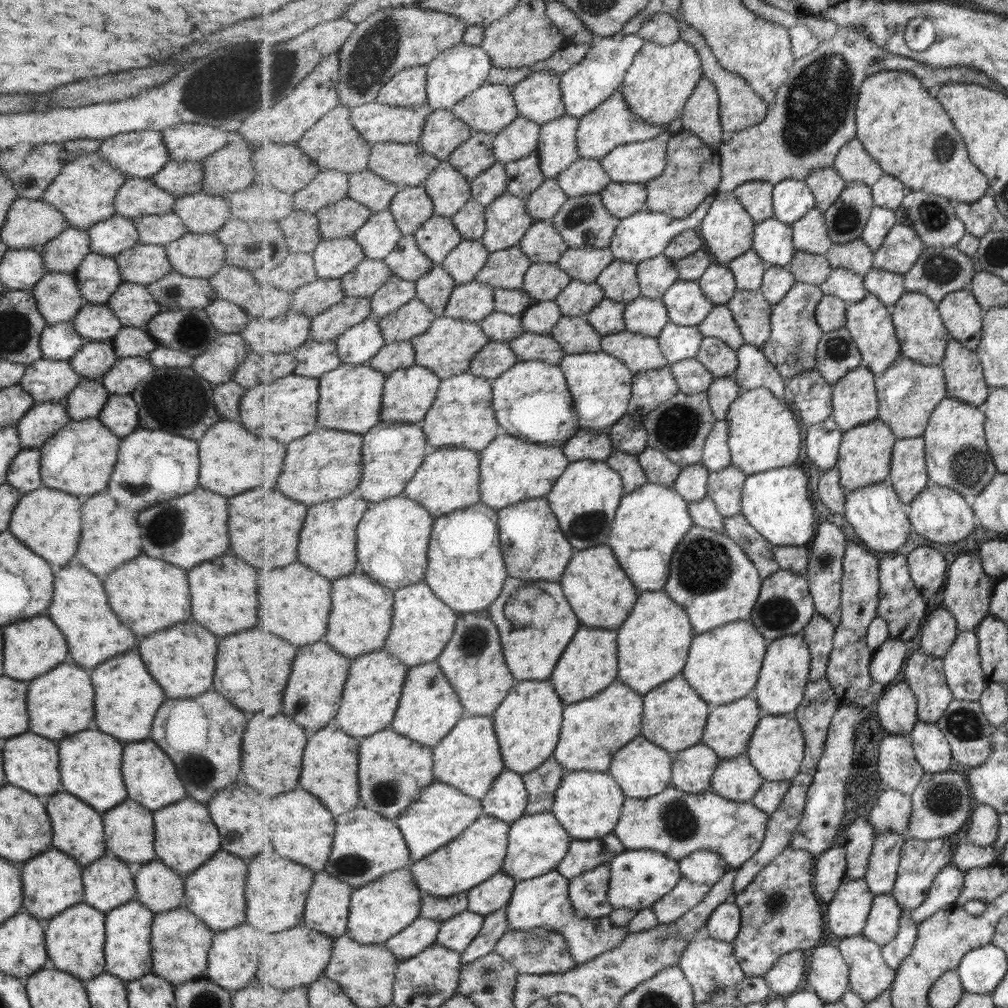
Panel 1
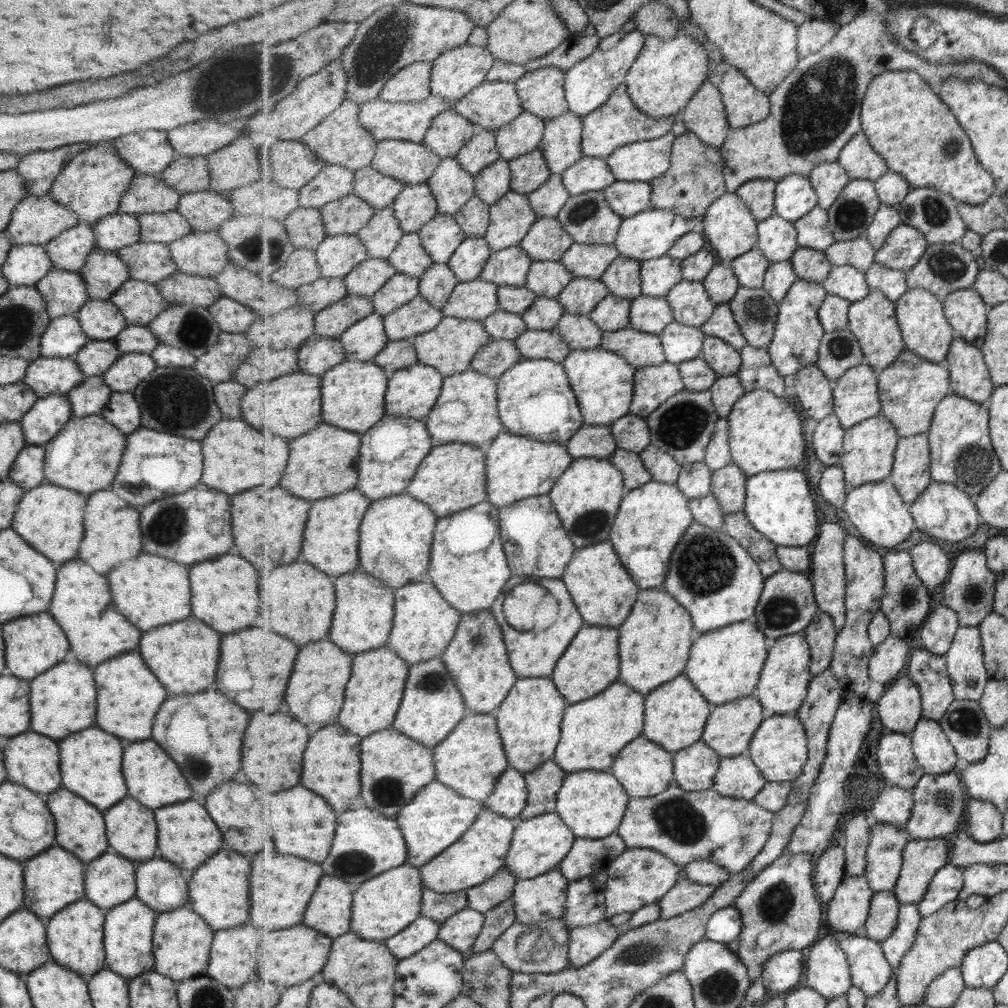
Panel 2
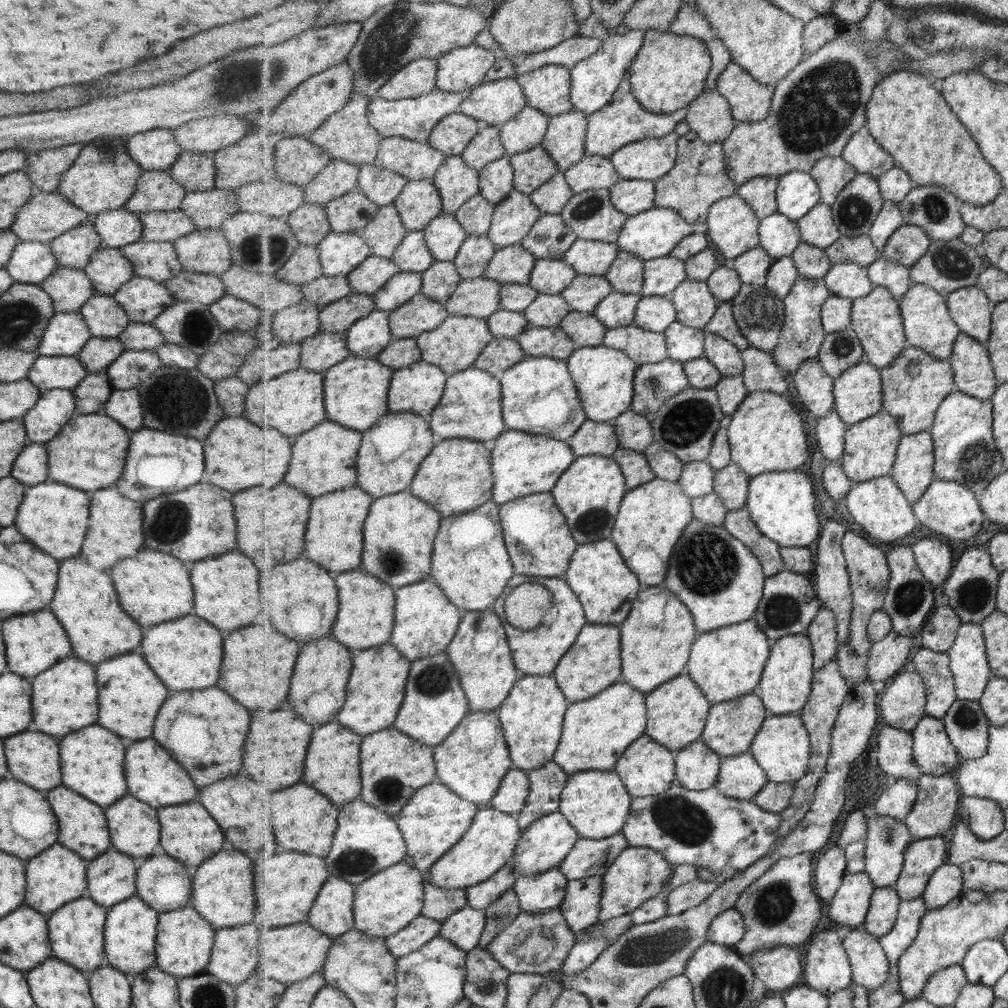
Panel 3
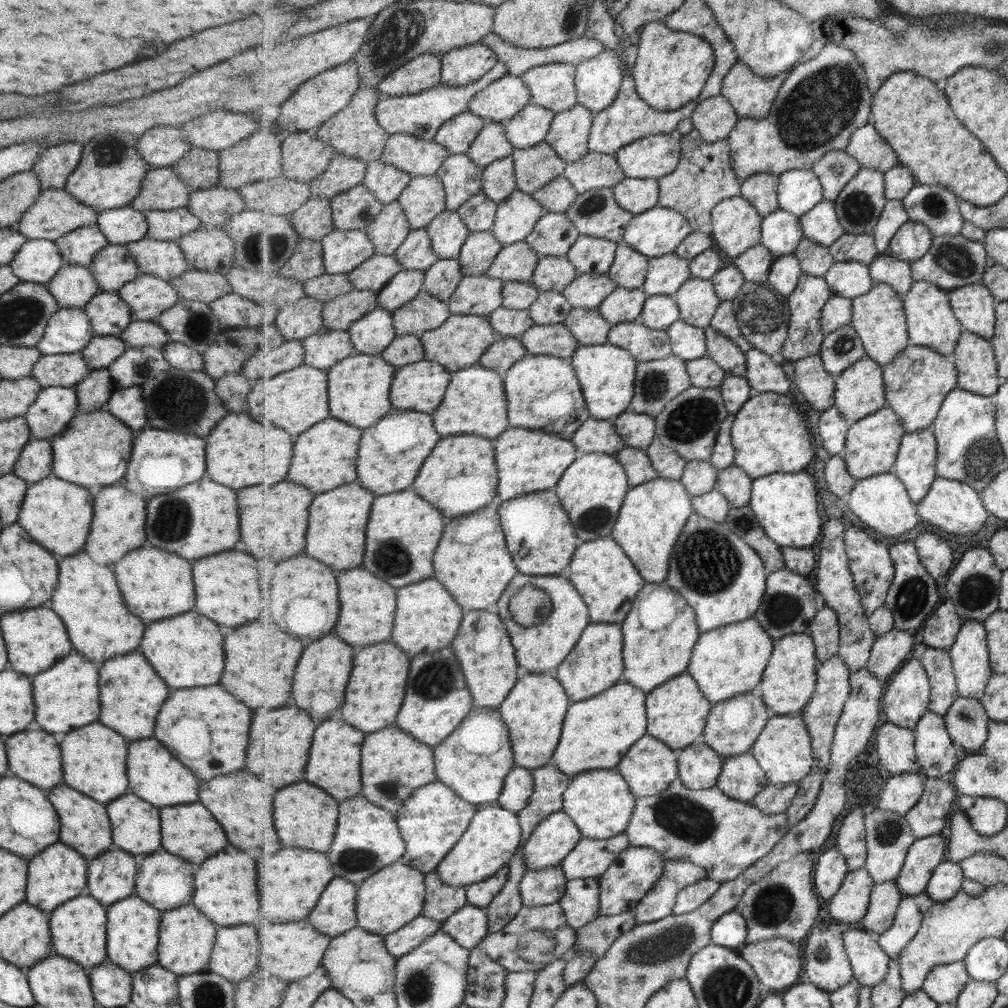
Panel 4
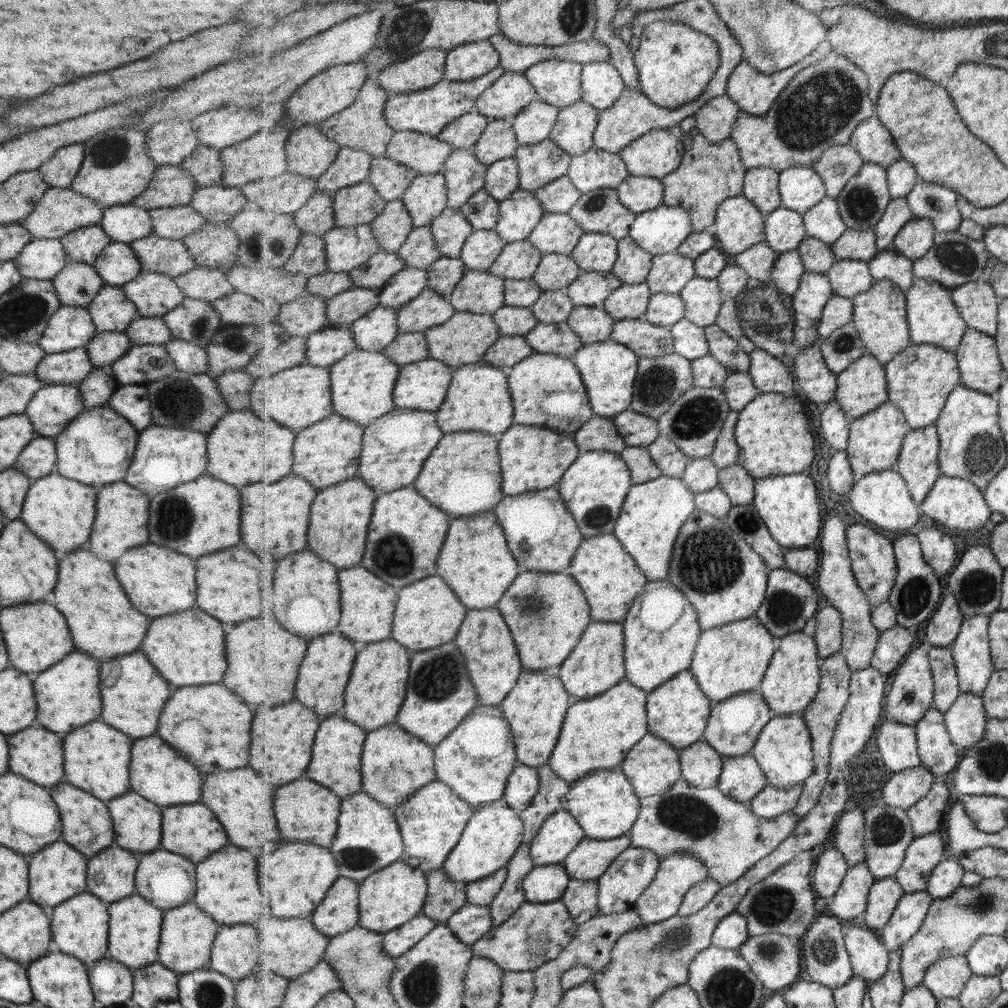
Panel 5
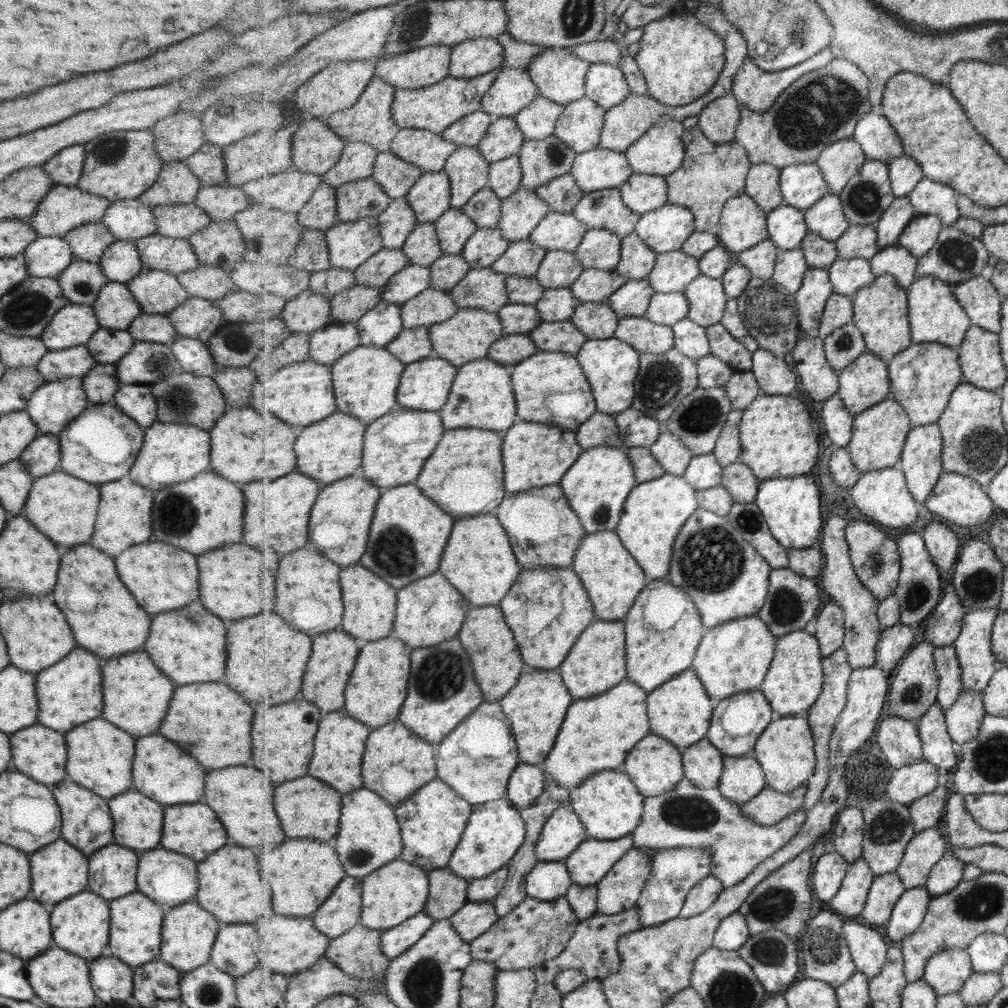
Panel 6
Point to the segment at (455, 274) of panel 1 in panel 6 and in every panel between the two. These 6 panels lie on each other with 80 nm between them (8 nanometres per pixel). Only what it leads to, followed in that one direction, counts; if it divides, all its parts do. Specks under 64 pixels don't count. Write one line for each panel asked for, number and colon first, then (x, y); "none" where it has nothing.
2: (469, 260)
3: (474, 256)
4: (481, 248)
5: (483, 247)
6: (487, 245)

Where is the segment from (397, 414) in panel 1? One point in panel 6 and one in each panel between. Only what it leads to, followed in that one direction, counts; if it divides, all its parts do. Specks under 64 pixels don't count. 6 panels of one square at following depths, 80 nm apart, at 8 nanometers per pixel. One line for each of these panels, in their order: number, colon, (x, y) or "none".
2: (412, 392)
3: (418, 389)
4: (421, 386)
5: (423, 385)
6: (426, 385)

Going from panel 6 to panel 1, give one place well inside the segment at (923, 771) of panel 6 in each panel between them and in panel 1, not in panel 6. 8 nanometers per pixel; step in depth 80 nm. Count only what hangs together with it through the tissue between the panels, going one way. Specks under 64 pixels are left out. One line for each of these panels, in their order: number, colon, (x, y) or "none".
1: (893, 812)
2: (896, 805)
3: (899, 799)
4: (902, 794)
5: (904, 789)

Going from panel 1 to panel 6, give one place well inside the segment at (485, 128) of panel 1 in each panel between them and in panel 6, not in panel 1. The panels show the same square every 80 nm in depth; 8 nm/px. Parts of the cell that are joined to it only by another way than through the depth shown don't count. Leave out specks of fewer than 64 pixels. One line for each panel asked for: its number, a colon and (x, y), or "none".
2: (493, 105)
3: (496, 103)
4: (502, 100)
5: (510, 95)
6: (514, 90)

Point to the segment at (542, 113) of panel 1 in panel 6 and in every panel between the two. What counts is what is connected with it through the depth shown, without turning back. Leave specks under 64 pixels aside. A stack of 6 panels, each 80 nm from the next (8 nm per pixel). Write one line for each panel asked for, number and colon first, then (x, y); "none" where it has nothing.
2: (543, 91)
3: (548, 89)
4: (555, 86)
5: (559, 83)
6: (561, 75)

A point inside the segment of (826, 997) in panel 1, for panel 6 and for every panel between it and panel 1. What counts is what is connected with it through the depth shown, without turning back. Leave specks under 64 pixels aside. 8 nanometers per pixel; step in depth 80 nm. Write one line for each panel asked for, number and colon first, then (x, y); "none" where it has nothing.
2: (829, 971)
3: (828, 970)
4: (827, 964)
5: (826, 957)
6: (827, 957)

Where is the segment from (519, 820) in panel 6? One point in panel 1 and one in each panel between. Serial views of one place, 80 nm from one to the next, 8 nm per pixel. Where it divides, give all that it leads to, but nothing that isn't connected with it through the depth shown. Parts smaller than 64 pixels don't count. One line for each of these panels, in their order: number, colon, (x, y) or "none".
1: (474, 857)
2: (481, 853)
3: (490, 843)
4: (495, 836)
5: (495, 832)

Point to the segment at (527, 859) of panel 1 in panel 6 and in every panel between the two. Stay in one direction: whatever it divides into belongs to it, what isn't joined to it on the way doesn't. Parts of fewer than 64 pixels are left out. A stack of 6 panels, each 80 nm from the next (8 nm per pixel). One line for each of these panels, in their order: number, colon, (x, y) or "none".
2: (540, 844)
3: (544, 845)
4: (549, 845)
5: (561, 833)
6: (564, 831)

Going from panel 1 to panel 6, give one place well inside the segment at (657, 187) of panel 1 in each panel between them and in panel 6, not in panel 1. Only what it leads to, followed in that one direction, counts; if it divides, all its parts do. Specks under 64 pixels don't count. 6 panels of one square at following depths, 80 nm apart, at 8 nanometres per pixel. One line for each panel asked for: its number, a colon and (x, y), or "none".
2: (695, 180)
3: (700, 178)
4: (705, 176)
5: (710, 173)
6: (712, 173)

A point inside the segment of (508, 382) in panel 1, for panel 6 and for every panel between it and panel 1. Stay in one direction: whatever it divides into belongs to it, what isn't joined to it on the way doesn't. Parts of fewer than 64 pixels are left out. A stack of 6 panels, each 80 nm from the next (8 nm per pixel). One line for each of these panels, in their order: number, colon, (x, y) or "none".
2: (535, 398)
3: (540, 396)
4: (544, 393)
5: (548, 390)
6: (552, 388)

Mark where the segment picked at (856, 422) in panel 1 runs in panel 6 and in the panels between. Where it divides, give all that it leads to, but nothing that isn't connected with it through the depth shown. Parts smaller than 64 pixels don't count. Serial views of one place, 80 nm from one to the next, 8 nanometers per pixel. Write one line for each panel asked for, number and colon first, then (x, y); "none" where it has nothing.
2: (857, 398)
3: (858, 392)
4: (860, 390)
5: (863, 387)
6: (866, 382)

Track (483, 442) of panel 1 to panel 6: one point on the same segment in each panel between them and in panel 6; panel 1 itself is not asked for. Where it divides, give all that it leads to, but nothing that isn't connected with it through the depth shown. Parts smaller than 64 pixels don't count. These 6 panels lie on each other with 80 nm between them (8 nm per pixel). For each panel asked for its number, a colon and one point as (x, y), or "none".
2: (467, 411)
3: (471, 407)
4: (476, 402)
5: (479, 398)
6: (482, 397)

